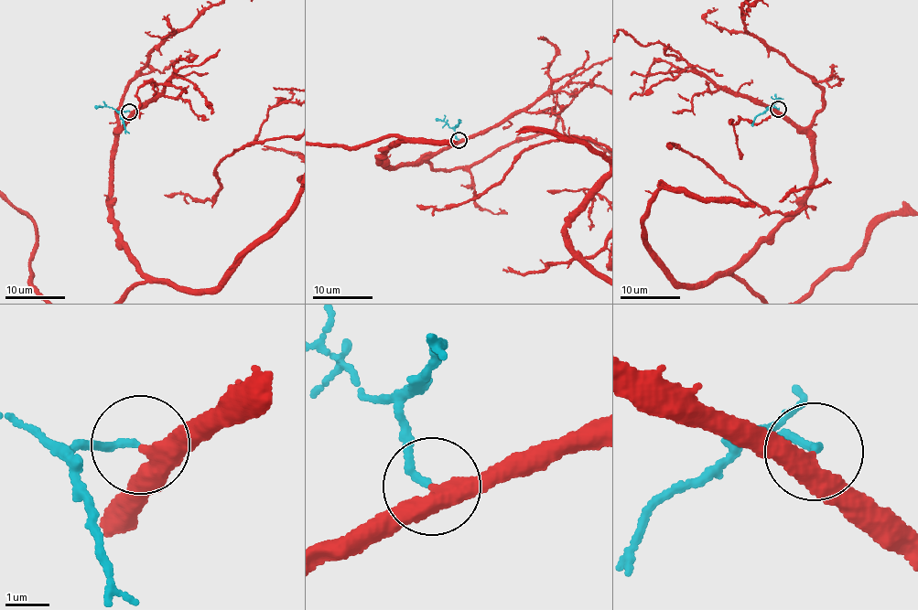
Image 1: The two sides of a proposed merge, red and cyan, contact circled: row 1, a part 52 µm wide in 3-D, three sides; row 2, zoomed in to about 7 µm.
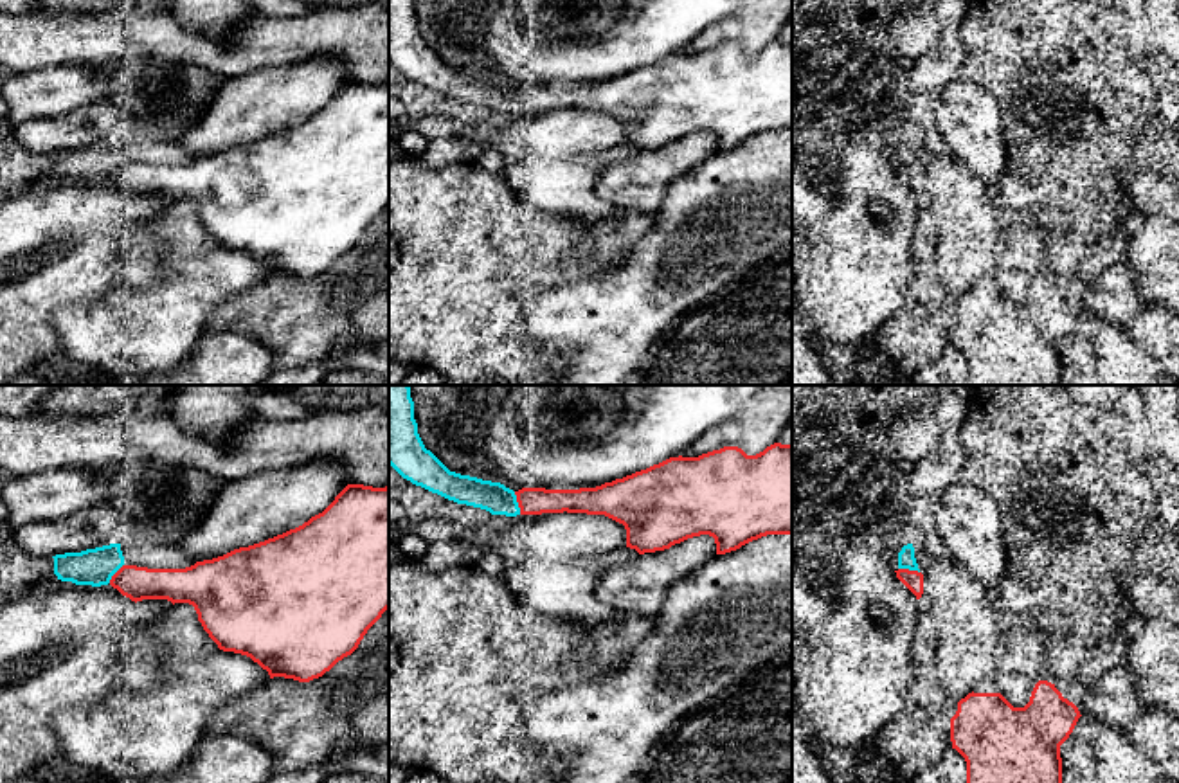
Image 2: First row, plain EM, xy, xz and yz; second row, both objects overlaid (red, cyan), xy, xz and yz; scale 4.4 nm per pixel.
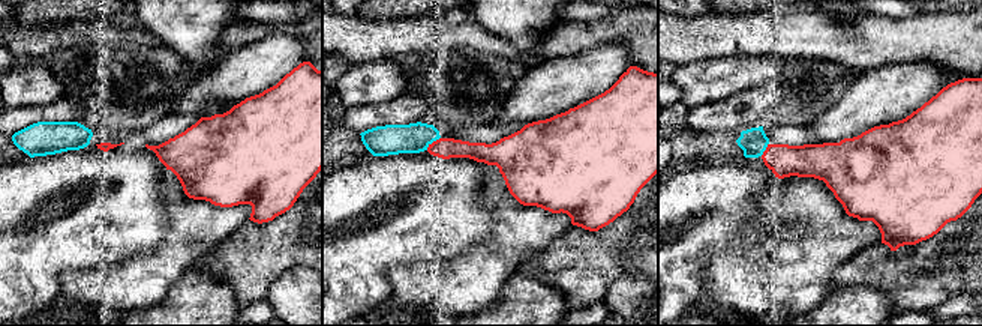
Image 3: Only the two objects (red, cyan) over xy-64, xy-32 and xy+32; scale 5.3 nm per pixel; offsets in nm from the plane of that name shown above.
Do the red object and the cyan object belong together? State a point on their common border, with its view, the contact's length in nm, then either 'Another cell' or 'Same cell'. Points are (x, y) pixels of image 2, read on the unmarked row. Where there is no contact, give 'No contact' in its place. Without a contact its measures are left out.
Touches red at xz (519, 99). Shared border 110 nm. Same cell

